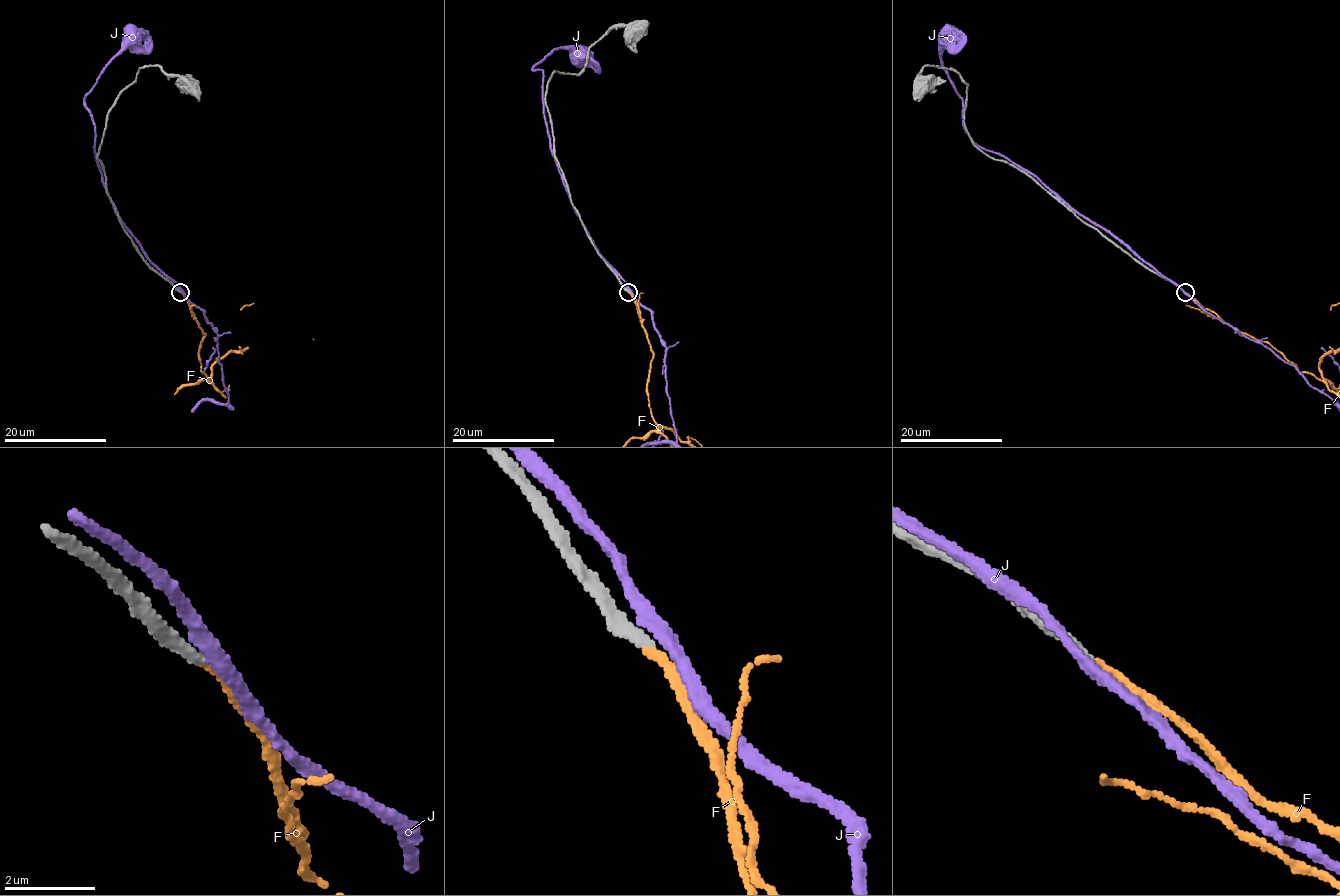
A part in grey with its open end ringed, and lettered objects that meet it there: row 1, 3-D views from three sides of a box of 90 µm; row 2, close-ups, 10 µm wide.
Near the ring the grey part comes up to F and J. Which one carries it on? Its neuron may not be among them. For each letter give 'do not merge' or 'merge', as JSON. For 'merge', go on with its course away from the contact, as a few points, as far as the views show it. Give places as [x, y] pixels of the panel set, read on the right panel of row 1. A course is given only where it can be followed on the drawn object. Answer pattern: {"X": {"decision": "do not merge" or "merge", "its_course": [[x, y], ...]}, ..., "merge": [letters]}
{"F": {"decision": "merge"}, "J": {"decision": "do not merge"}, "merge": ["F"]}

